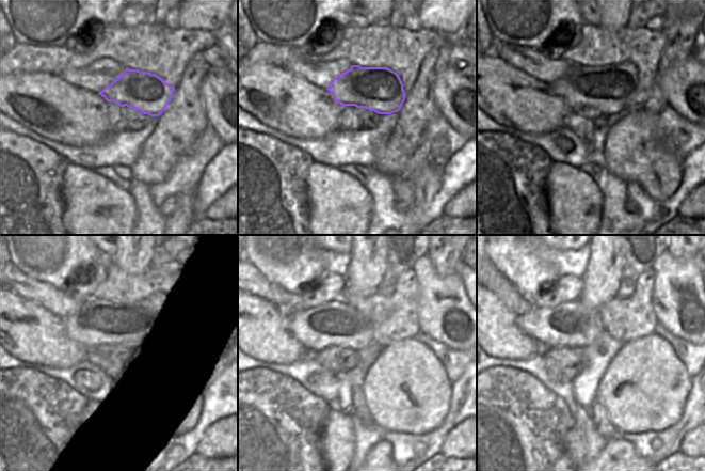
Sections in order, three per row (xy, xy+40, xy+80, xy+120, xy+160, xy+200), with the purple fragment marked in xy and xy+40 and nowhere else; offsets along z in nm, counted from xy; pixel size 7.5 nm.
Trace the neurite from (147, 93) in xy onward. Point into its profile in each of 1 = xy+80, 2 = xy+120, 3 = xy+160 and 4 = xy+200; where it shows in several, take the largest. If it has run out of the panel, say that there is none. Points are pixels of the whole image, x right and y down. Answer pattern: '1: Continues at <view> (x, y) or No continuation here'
1: Continues at xy+80 (611, 89)
2: Continues at xy+120 (97, 323)
3: Continues at xy+160 (336, 324)
4: Continues at xy+200 (572, 324).

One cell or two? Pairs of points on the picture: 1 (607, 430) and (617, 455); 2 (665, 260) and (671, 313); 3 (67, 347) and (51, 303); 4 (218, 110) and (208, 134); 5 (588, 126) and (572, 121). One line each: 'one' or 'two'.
1: two
2: one
3: two
4: two
5: one

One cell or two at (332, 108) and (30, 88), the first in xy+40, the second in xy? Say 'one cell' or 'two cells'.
one cell

